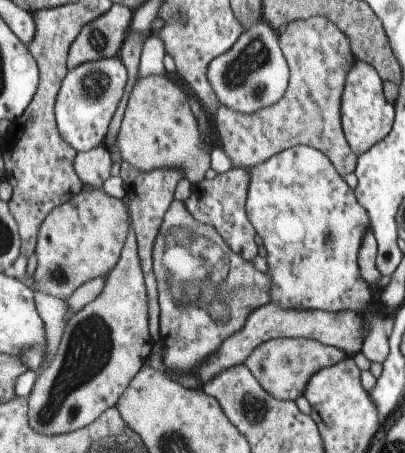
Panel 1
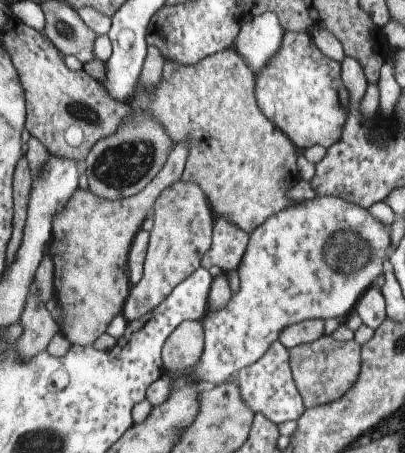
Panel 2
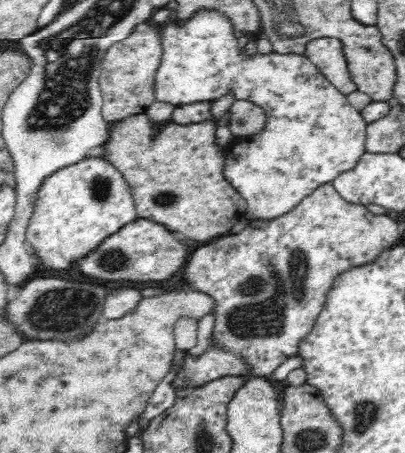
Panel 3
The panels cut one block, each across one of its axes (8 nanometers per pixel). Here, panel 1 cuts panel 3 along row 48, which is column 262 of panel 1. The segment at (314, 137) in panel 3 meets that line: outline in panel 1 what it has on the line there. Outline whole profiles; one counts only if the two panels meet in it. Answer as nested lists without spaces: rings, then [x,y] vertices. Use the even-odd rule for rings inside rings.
[[[295,146],[289,150],[283,150],[271,158],[267,158],[265,162],[261,162],[259,166],[253,166],[249,172],[249,190],[247,190],[247,200],[245,200],[245,214],[249,224],[253,226],[253,232],[263,240],[263,248],[265,248],[265,260],[267,260],[267,276],[269,276],[269,304],[281,306],[285,310],[319,310],[319,312],[361,312],[361,306],[369,306],[375,298],[373,292],[369,290],[369,284],[361,278],[359,274],[359,264],[357,264],[357,256],[359,256],[359,246],[363,236],[367,234],[365,230],[371,230],[369,226],[369,218],[367,212],[357,204],[355,200],[355,192],[347,188],[347,184],[341,180],[341,176],[335,172],[335,168],[329,164],[329,160],[315,148],[309,146]]]

